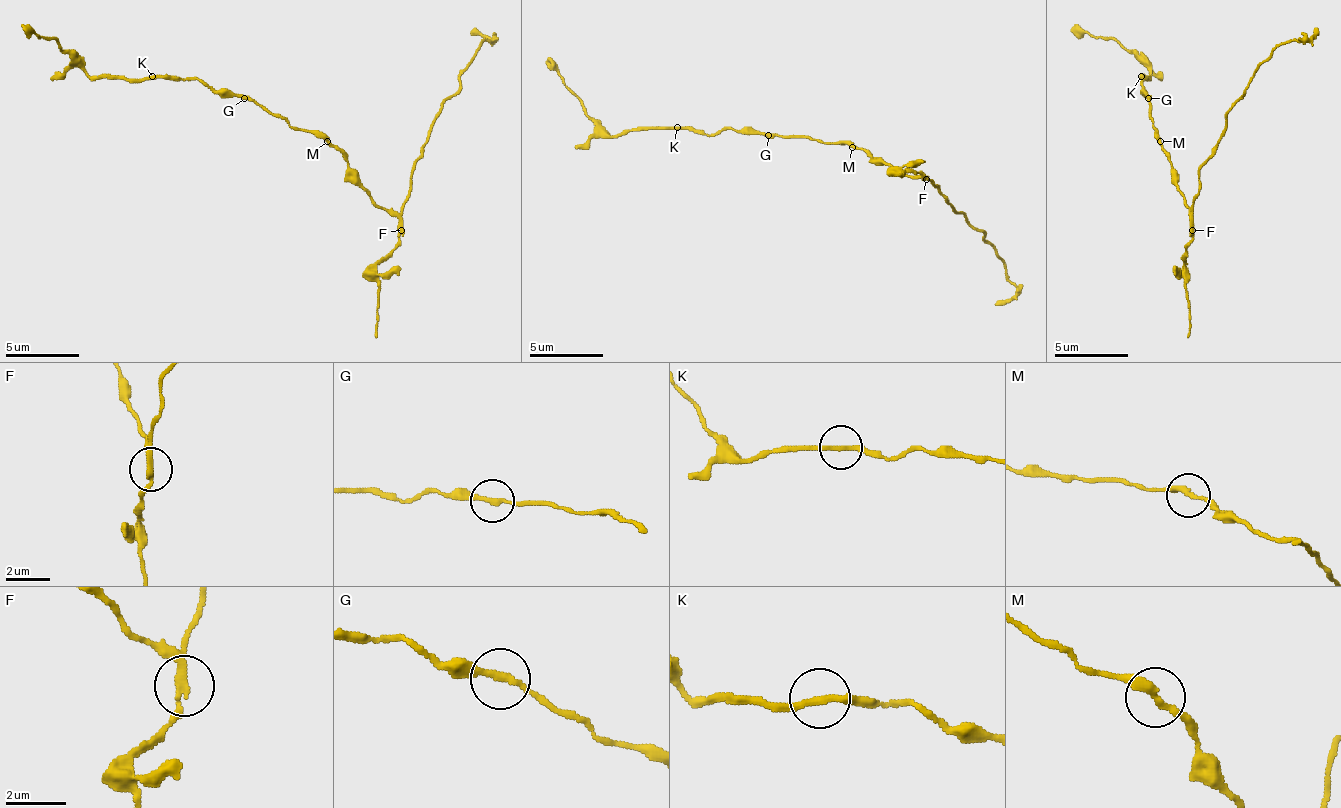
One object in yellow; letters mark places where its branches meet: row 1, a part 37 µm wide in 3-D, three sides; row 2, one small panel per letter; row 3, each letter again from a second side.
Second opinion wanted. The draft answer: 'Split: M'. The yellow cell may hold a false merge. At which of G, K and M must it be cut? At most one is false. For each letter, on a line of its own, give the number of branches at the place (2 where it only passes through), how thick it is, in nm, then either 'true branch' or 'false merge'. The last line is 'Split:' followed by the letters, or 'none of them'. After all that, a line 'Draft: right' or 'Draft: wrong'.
G: 2 | 240 nm | true branch
K: 2 | 240 nm | true branch
M: 2 | 260 nm | false merge
Split: M
Draft: right

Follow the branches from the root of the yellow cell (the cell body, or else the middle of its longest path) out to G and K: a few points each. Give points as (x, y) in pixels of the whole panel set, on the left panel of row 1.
G: (328, 146), (310, 131), (295, 131), (284, 120), (244, 98)
K: (328, 146), (310, 131), (295, 131), (284, 120), (244, 98), (222, 98), (196, 80), (163, 80), (152, 76)

